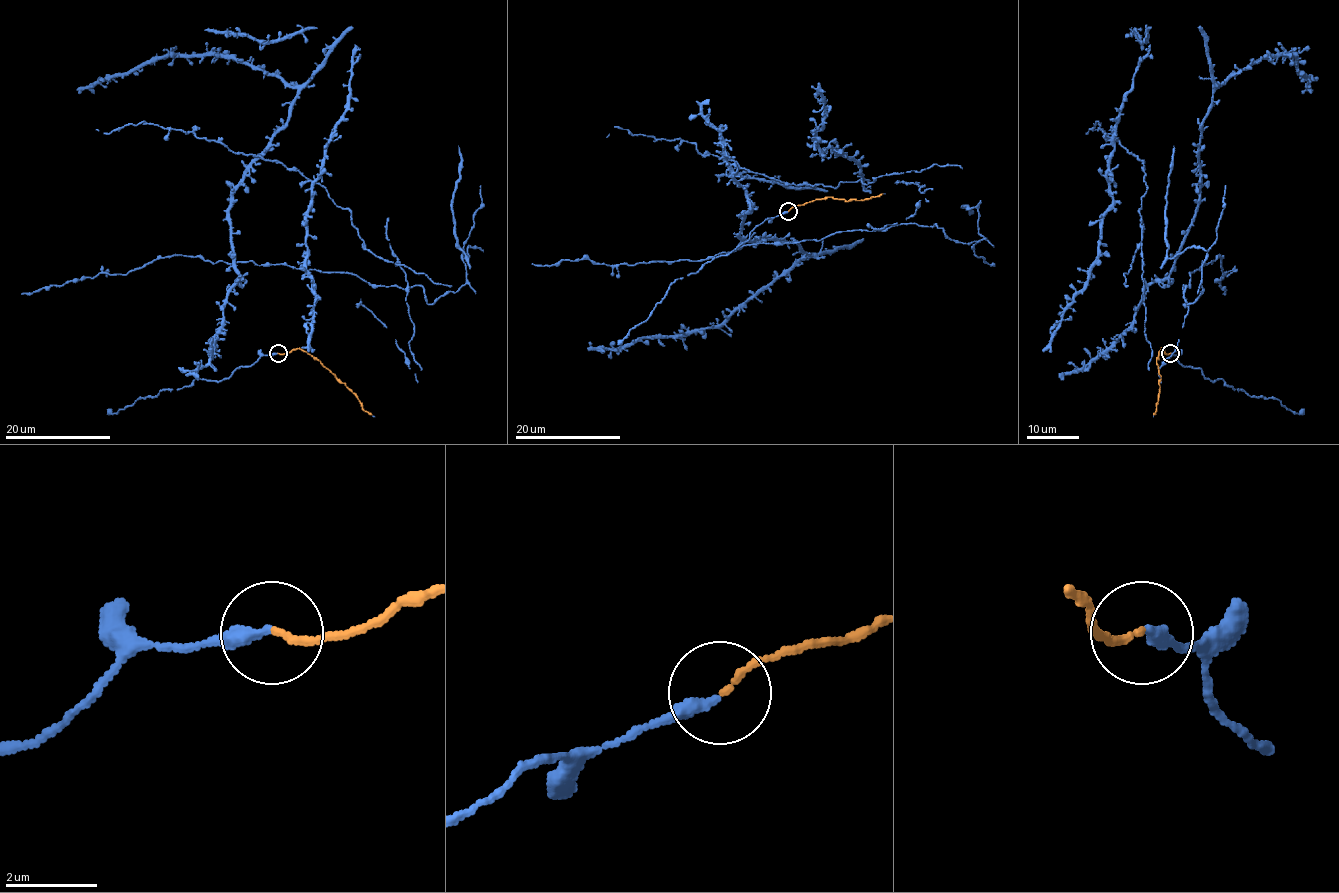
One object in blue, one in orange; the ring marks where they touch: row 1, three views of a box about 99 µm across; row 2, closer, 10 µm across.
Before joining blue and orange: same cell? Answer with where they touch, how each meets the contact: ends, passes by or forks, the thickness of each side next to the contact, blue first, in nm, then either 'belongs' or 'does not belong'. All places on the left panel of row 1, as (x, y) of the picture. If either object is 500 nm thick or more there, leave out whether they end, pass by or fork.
at (278, 353); blue ends there; orange ends there; 280 nm thick on the blue side, 130 nm on the other; belongs

